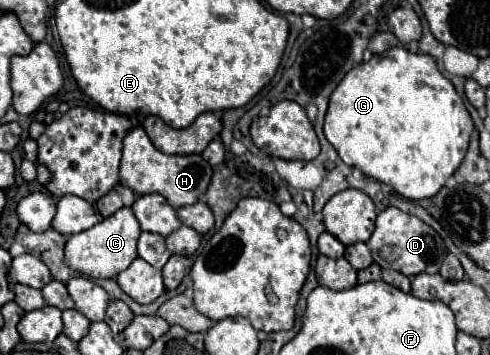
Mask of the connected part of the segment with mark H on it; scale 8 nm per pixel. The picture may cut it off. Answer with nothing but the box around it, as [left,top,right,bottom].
[119,127,213,209]

